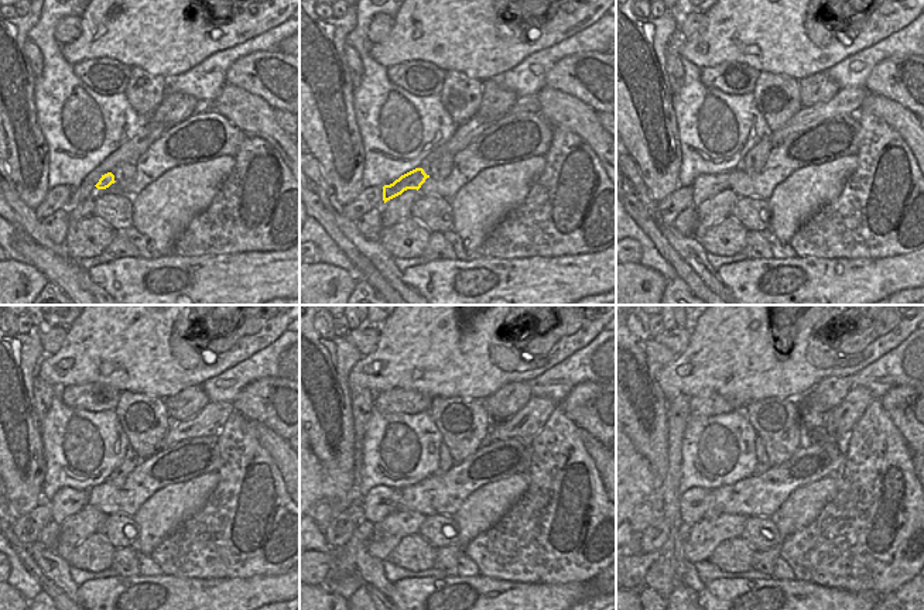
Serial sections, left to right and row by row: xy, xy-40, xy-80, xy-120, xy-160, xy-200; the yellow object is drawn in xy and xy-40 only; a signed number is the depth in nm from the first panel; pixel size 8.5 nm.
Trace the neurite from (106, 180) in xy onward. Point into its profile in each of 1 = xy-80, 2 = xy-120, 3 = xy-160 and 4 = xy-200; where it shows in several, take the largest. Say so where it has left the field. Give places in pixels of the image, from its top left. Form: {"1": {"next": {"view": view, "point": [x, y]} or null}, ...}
{"1": {"next": {"view": "xy-80", "point": [705, 185]}}, "2": {"next": {"view": "xy-120", "point": [67, 501]}}, "3": {"next": {"view": "xy-160", "point": [380, 500]}}, "4": {"next": {"view": "xy-200", "point": [692, 503]}}}

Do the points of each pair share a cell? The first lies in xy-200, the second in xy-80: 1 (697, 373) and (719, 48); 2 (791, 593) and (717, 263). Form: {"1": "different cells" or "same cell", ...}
{"1": "same cell", "2": "different cells"}

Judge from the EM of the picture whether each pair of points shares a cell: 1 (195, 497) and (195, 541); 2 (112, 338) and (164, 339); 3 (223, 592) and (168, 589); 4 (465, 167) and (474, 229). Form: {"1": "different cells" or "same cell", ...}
{"1": "different cells", "2": "same cell", "3": "same cell", "4": "different cells"}

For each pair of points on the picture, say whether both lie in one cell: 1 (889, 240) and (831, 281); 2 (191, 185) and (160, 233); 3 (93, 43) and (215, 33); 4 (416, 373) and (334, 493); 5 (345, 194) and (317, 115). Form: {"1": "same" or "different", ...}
{"1": "different", "2": "same", "3": "same", "4": "different", "5": "same"}

